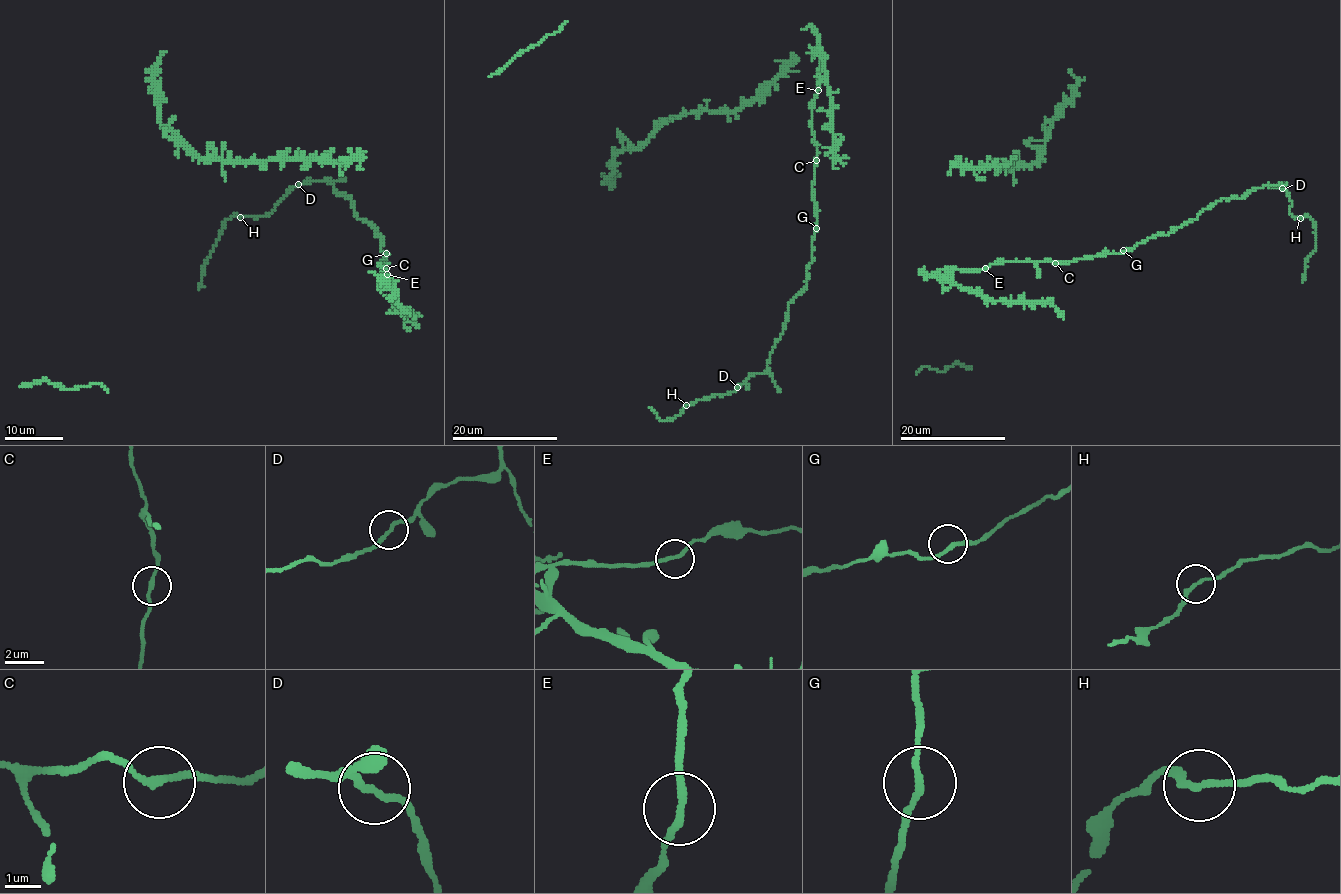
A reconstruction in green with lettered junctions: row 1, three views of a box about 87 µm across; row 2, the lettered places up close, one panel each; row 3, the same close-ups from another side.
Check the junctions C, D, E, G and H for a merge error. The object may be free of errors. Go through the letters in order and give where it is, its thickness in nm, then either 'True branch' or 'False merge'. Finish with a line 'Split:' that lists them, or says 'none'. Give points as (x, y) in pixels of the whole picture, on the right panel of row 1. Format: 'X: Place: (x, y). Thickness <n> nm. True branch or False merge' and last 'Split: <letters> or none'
C: Place: (1055, 263). Thickness 180 nm. True branch
D: Place: (1282, 188). Thickness 180 nm. True branch
E: Place: (985, 268). Thickness 180 nm. True branch
G: Place: (1123, 250). Thickness 180 nm. True branch
H: Place: (1300, 218). Thickness 170 nm. False merge
Split: H

